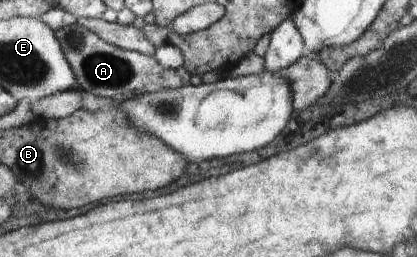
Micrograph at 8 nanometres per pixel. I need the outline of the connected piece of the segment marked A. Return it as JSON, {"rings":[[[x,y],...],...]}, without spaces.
{"rings":[[[81,24],[57,30],[57,39],[72,65],[81,89],[100,98],[118,98],[125,94],[144,89],[179,89],[189,82],[194,82],[185,66],[172,70],[163,67],[154,56],[148,56],[133,50],[124,50],[102,40],[96,33]]]}

